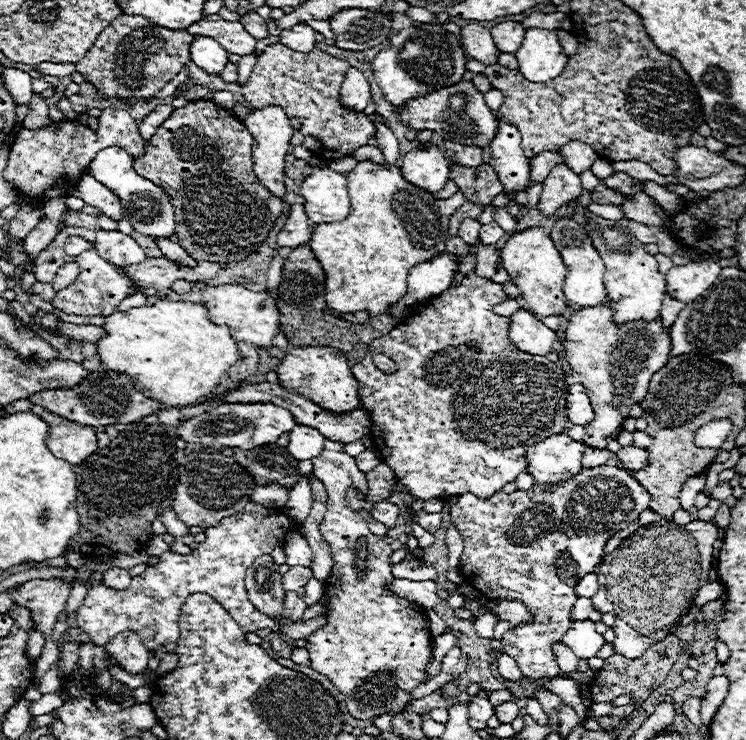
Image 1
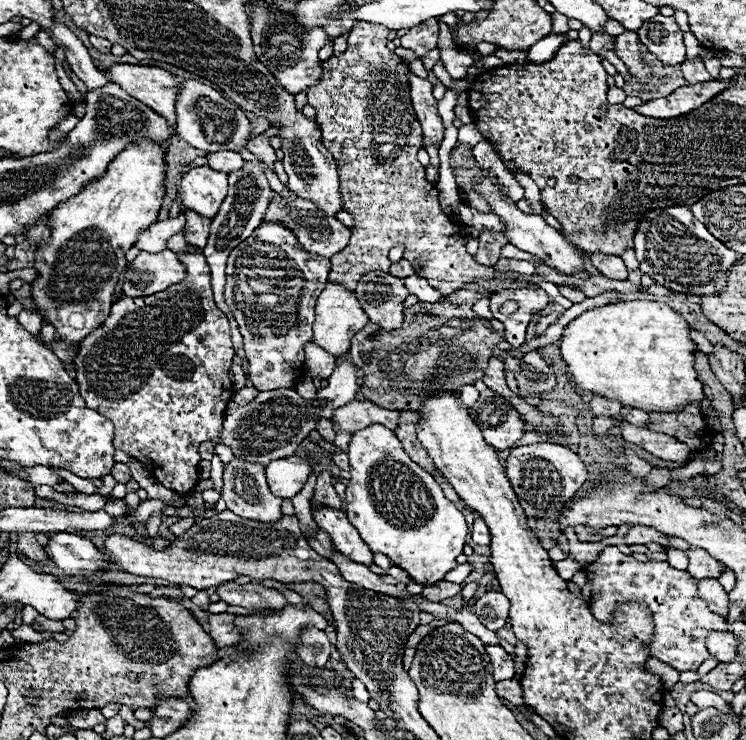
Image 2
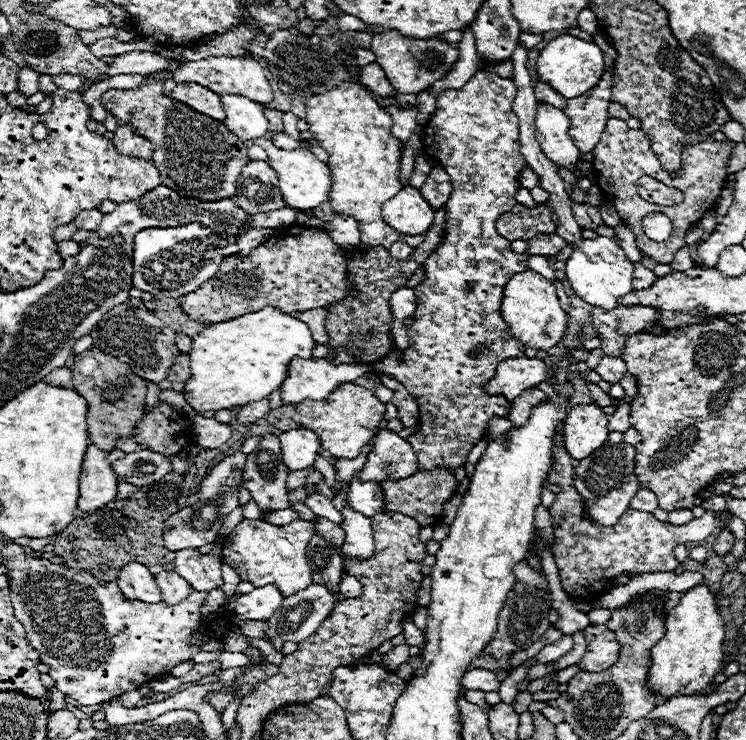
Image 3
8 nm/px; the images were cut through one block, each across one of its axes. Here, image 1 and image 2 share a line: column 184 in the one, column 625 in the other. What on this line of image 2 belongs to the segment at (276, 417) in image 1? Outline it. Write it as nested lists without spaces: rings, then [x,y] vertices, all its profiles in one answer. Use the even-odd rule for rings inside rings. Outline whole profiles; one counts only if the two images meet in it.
[[[618,422],[618,428],[620,428],[620,434],[626,442],[644,448],[646,452],[650,452],[656,458],[662,458],[668,462],[688,460],[690,448],[676,438],[652,432],[646,426],[634,426],[630,422]]]

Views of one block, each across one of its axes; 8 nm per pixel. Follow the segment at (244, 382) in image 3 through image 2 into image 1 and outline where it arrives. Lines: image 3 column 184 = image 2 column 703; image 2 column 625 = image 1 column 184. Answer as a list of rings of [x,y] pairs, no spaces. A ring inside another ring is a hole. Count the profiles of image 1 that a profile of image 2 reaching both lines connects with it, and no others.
[[[158,300],[152,306],[114,312],[106,316],[102,328],[106,336],[96,342],[102,368],[130,376],[144,396],[166,406],[186,406],[208,396],[220,384],[222,374],[238,360],[230,330],[212,324],[204,304]]]

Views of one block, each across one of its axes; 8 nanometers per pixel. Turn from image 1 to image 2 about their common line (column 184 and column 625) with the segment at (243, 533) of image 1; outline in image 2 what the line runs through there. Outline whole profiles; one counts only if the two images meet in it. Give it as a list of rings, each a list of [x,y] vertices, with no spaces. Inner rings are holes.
[[[606,546],[592,564],[584,566],[584,572],[592,586],[592,596],[586,602],[598,620],[608,620],[614,608],[624,600],[640,600],[650,606],[656,626],[654,640],[648,646],[650,654],[680,672],[696,670],[708,658],[710,652],[704,640],[712,630],[728,630],[728,622],[710,612],[706,602],[698,596],[696,580],[686,570],[676,570],[668,562],[638,562],[622,554],[616,546]]]

